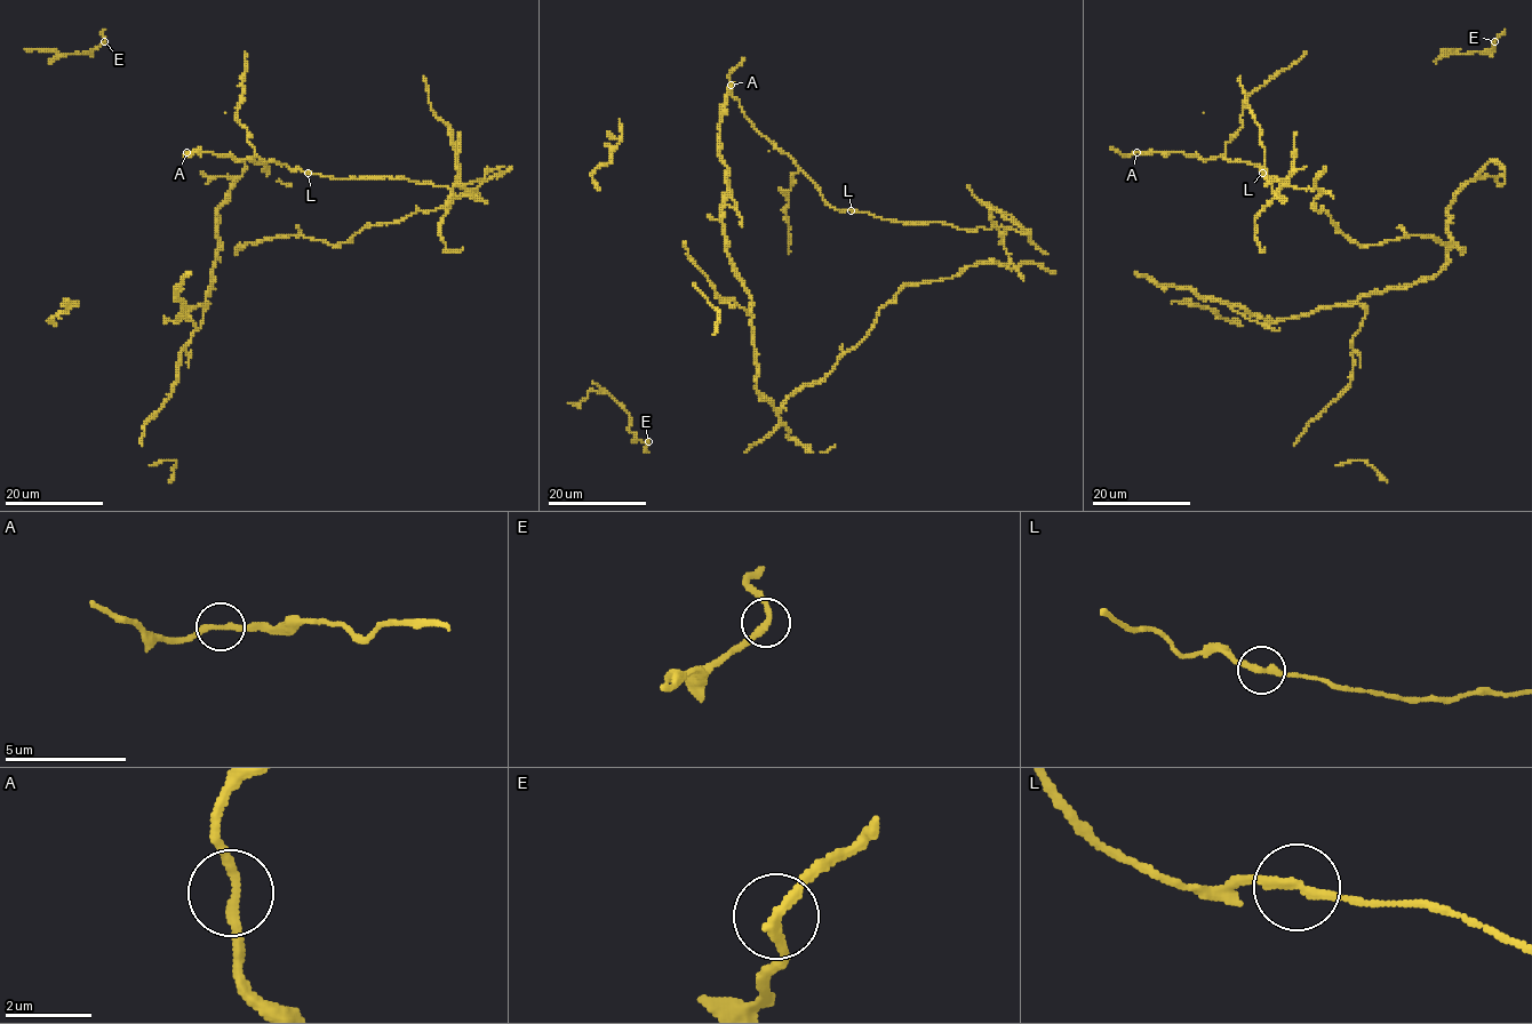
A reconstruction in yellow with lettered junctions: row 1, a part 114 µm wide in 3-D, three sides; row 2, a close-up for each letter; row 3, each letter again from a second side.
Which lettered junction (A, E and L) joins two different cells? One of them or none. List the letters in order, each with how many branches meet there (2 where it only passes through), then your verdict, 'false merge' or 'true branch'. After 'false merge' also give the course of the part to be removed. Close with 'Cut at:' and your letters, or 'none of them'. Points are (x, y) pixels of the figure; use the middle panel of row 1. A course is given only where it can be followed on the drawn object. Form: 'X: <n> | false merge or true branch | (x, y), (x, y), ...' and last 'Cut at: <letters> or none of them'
A: 2 | true branch
E: 2 | true branch
L: 2 | false merge | (852, 210), (995, 226), (1013, 266), (980, 262), (907, 282), (780, 413)
Cut at: L

